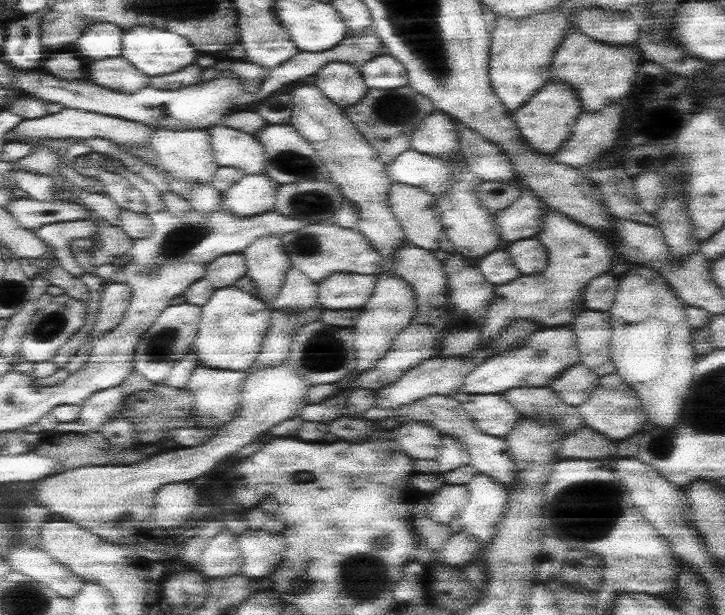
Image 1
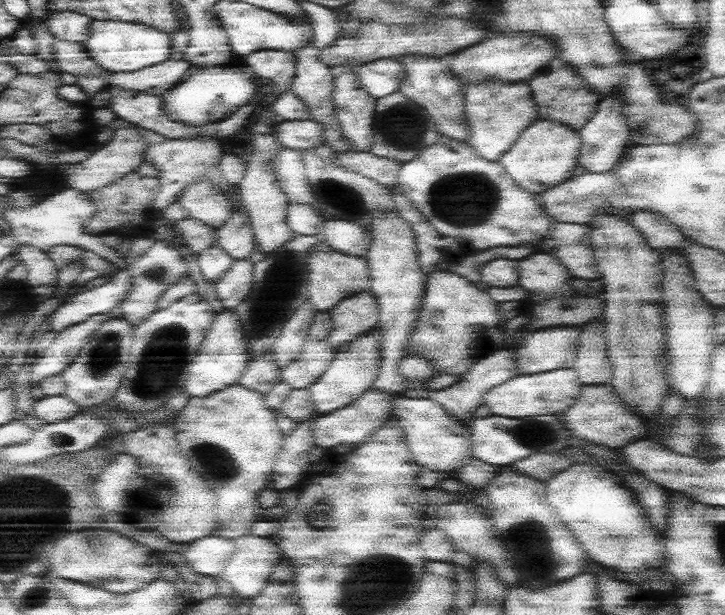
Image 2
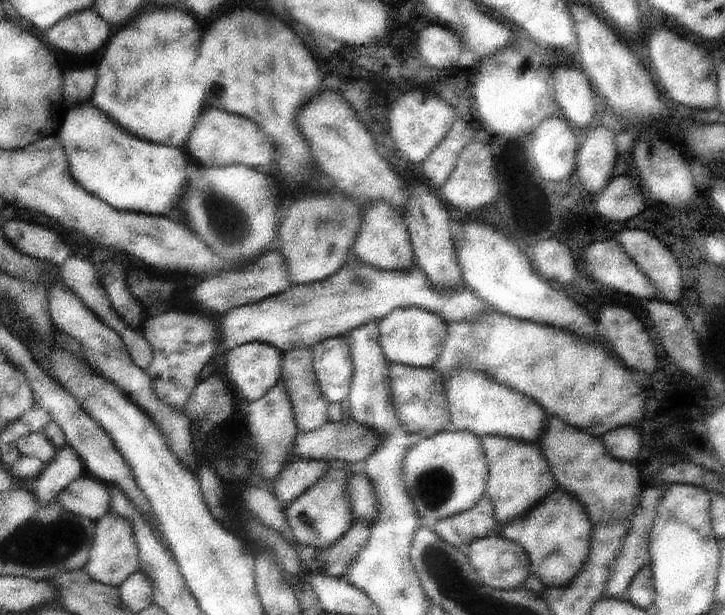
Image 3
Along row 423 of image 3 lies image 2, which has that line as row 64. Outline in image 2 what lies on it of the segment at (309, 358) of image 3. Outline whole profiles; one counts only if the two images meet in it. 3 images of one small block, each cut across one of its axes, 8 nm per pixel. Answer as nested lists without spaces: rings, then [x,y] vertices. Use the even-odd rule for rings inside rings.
[[[315,44],[311,46],[303,46],[301,50],[295,50],[295,56],[299,58],[299,72],[297,72],[297,78],[295,78],[295,84],[291,86],[291,90],[303,98],[309,108],[311,108],[311,116],[313,120],[317,122],[323,122],[327,132],[325,132],[325,138],[327,138],[327,144],[335,150],[335,152],[345,152],[345,150],[353,150],[353,146],[349,144],[349,140],[345,138],[343,134],[343,124],[339,120],[339,112],[337,112],[337,104],[335,104],[335,90],[337,90],[337,70],[333,70],[329,64],[323,62],[321,58],[321,52],[323,48],[317,48]]]

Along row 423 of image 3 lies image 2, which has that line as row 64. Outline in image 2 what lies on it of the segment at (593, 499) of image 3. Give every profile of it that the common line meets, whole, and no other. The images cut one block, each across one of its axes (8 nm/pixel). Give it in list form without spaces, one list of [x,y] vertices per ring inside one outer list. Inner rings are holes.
[[[553,58],[545,68],[541,68],[527,84],[531,88],[531,96],[537,106],[537,120],[551,120],[557,124],[565,124],[577,132],[591,120],[591,116],[601,106],[601,96],[593,94],[591,86],[557,58]]]

